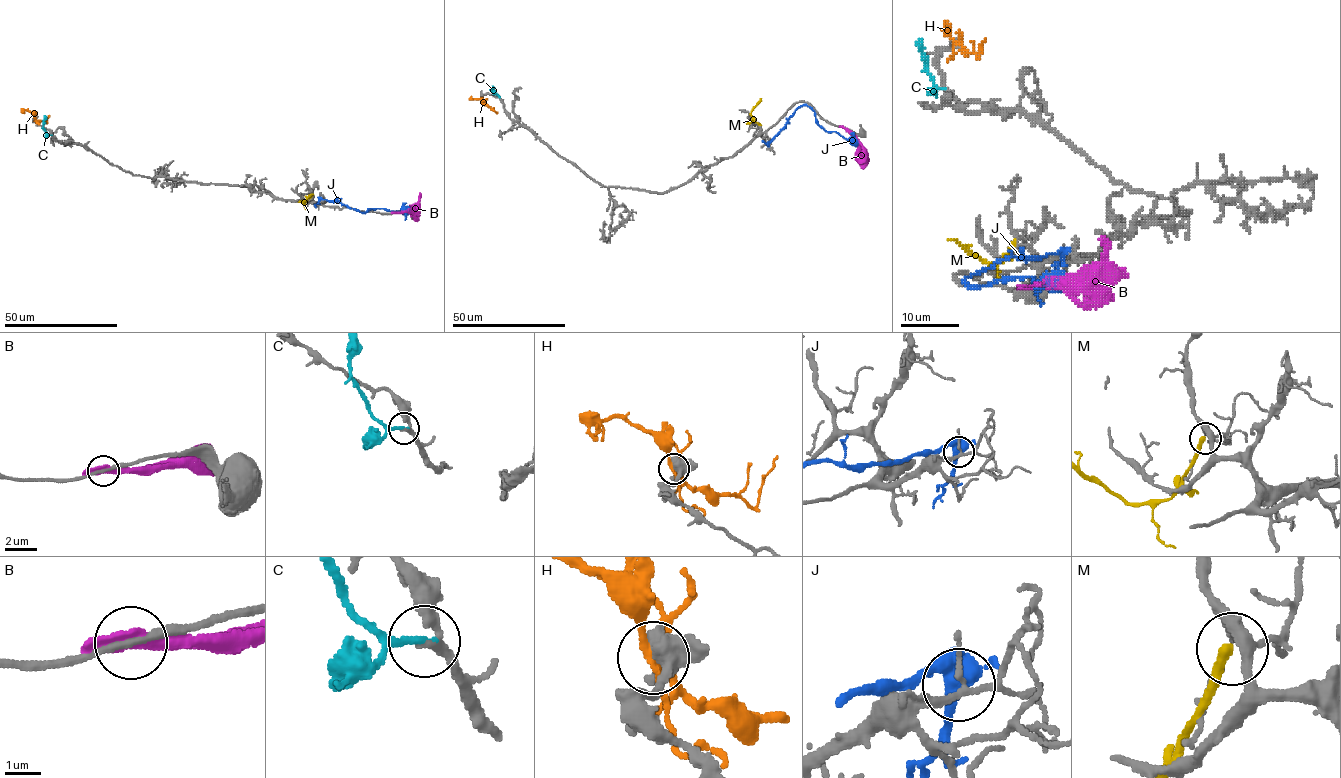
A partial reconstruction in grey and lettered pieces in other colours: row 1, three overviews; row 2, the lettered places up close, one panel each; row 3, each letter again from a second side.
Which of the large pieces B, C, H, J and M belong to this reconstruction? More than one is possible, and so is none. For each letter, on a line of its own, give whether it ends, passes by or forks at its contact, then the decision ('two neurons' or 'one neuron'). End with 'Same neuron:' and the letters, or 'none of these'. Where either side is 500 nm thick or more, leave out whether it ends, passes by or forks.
B: it passes by; two neurons
C: it ends there; one neuron
H: it forks there; two neurons
J: it forks there; two neurons
M: it ends there; two neurons
Same neuron: C

